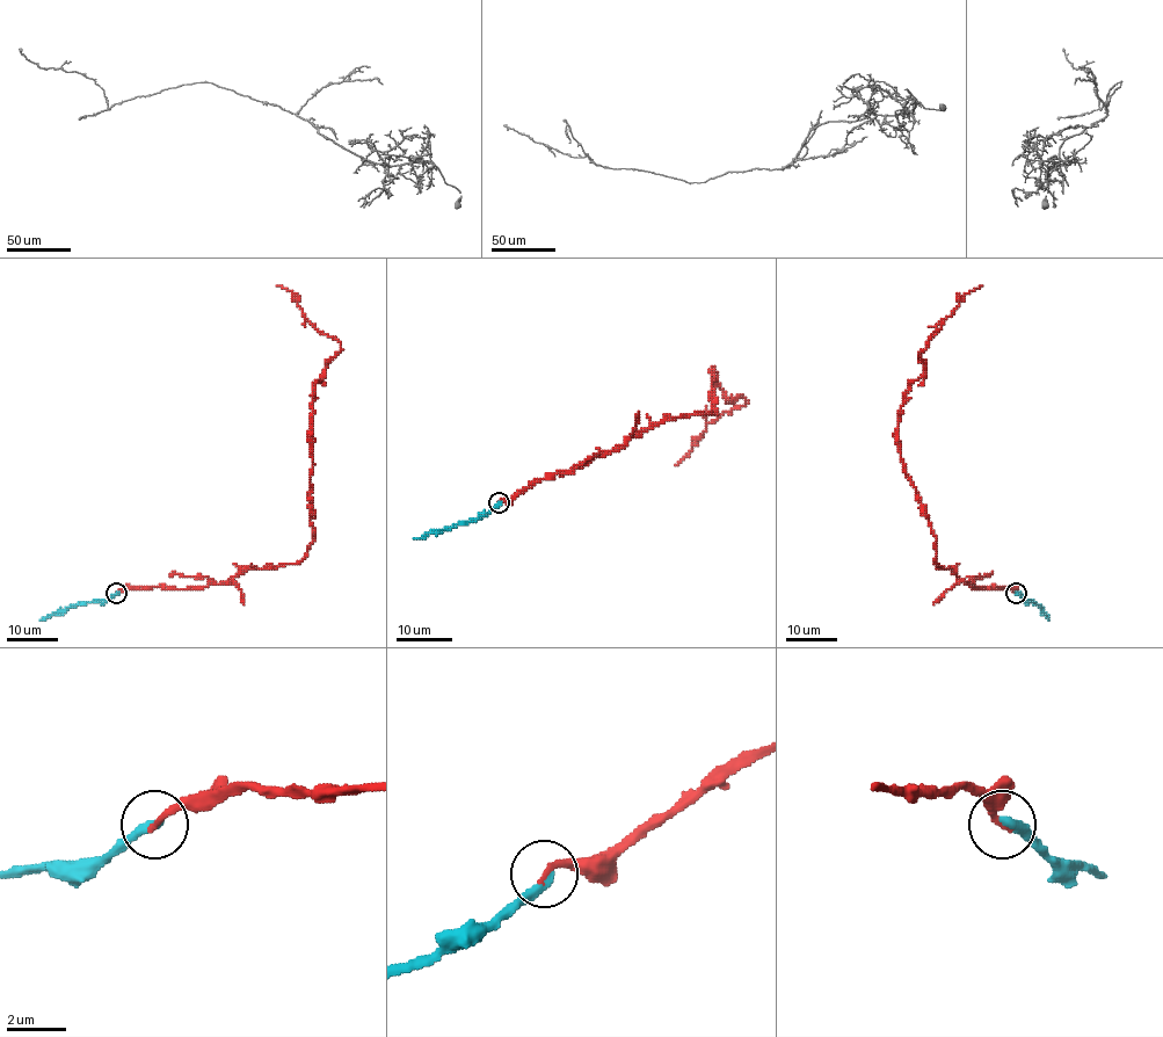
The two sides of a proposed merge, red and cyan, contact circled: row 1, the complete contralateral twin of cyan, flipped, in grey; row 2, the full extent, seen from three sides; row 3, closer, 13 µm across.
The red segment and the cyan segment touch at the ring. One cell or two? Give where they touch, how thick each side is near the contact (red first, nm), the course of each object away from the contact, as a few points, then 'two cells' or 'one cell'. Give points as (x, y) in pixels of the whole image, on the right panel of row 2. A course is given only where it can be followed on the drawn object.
place (1016, 593); calibres 240 and 340 nm; course red (1016, 594), (937, 564), (898, 436), (903, 393), (925, 371), (918, 354), (981, 287); course cyan (1016, 594), (1034, 603), (1049, 619); one cell

